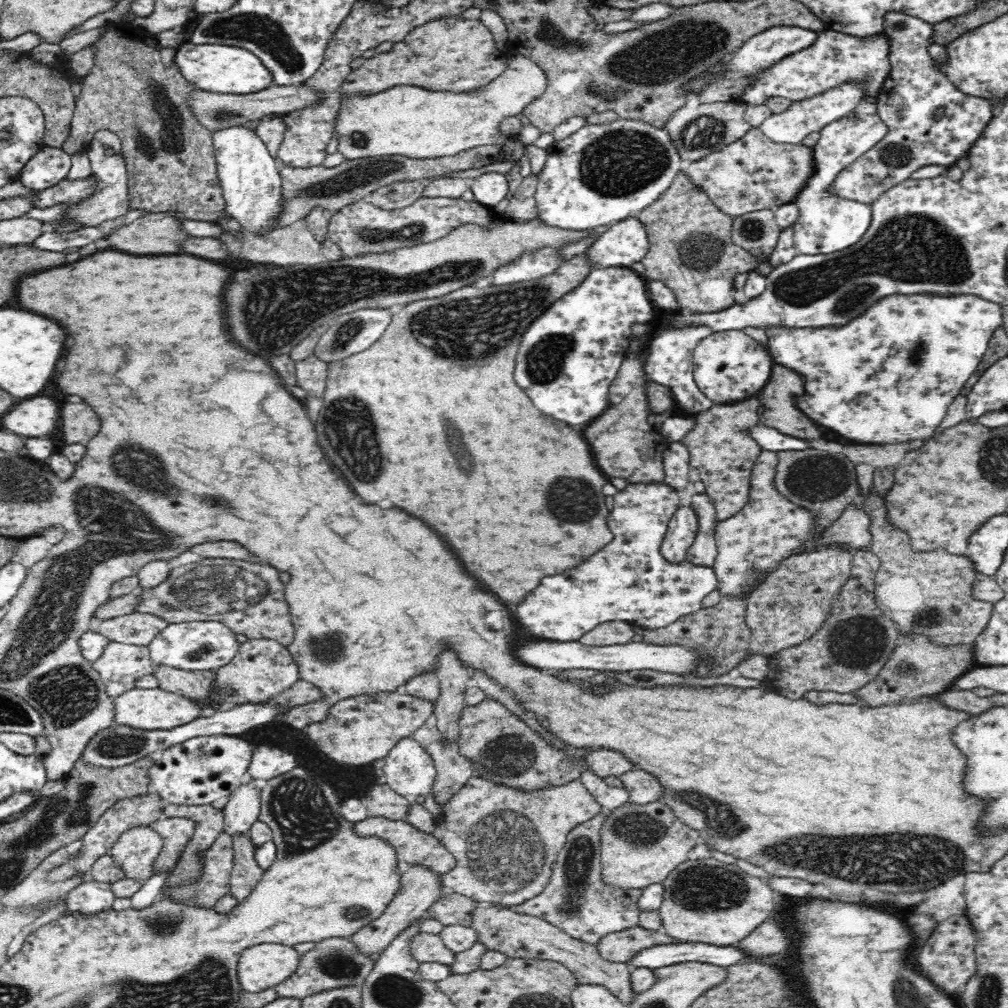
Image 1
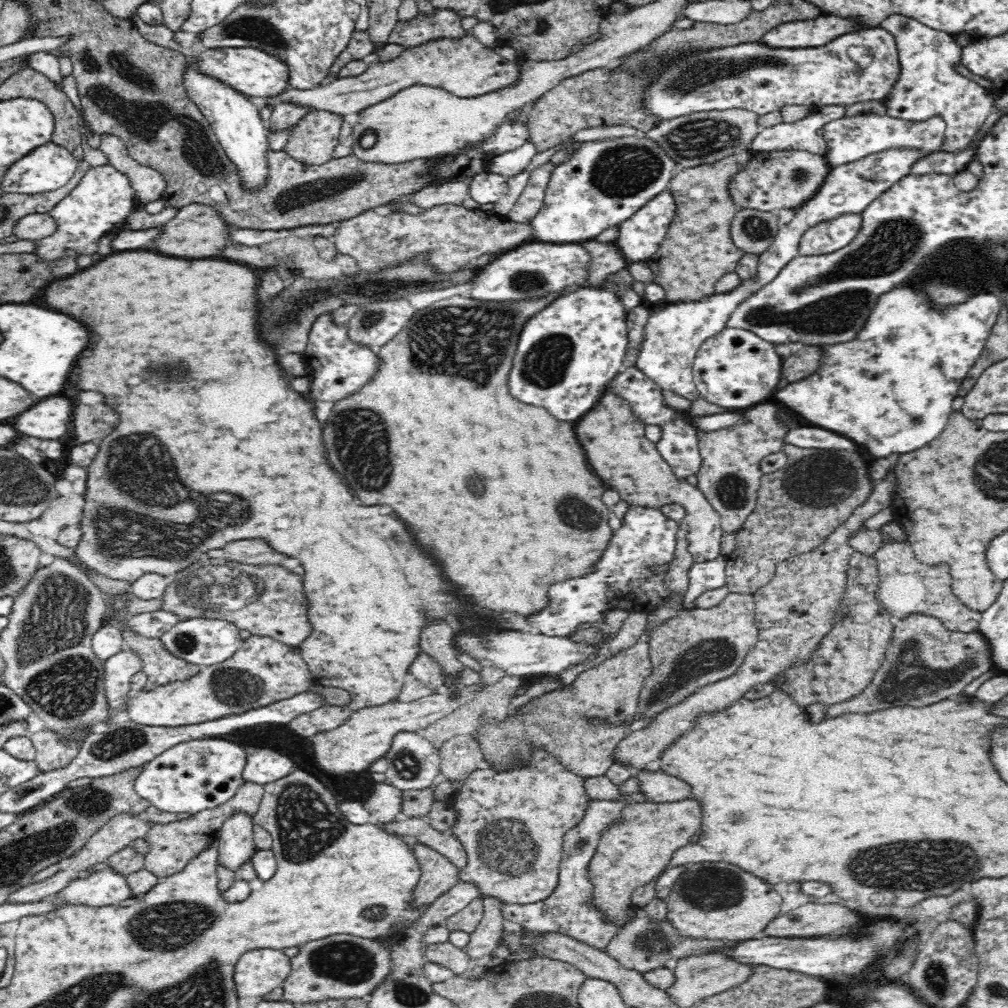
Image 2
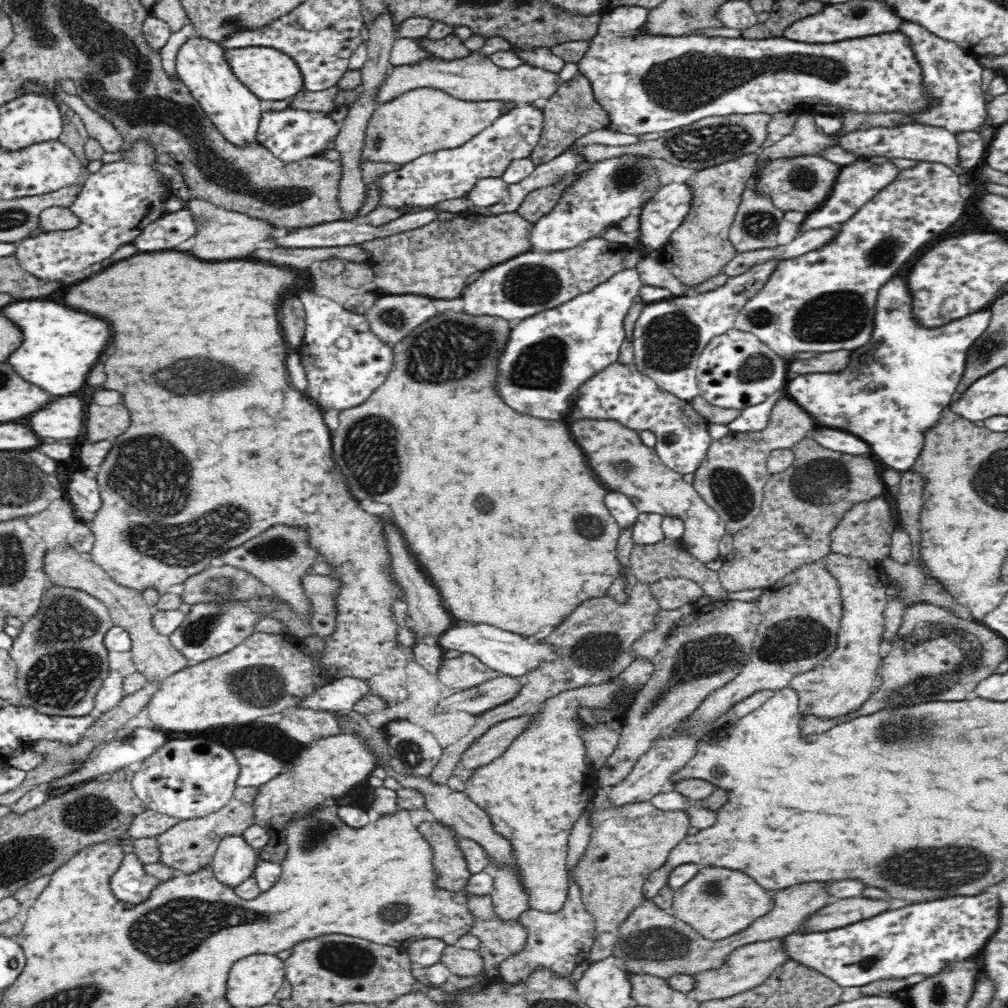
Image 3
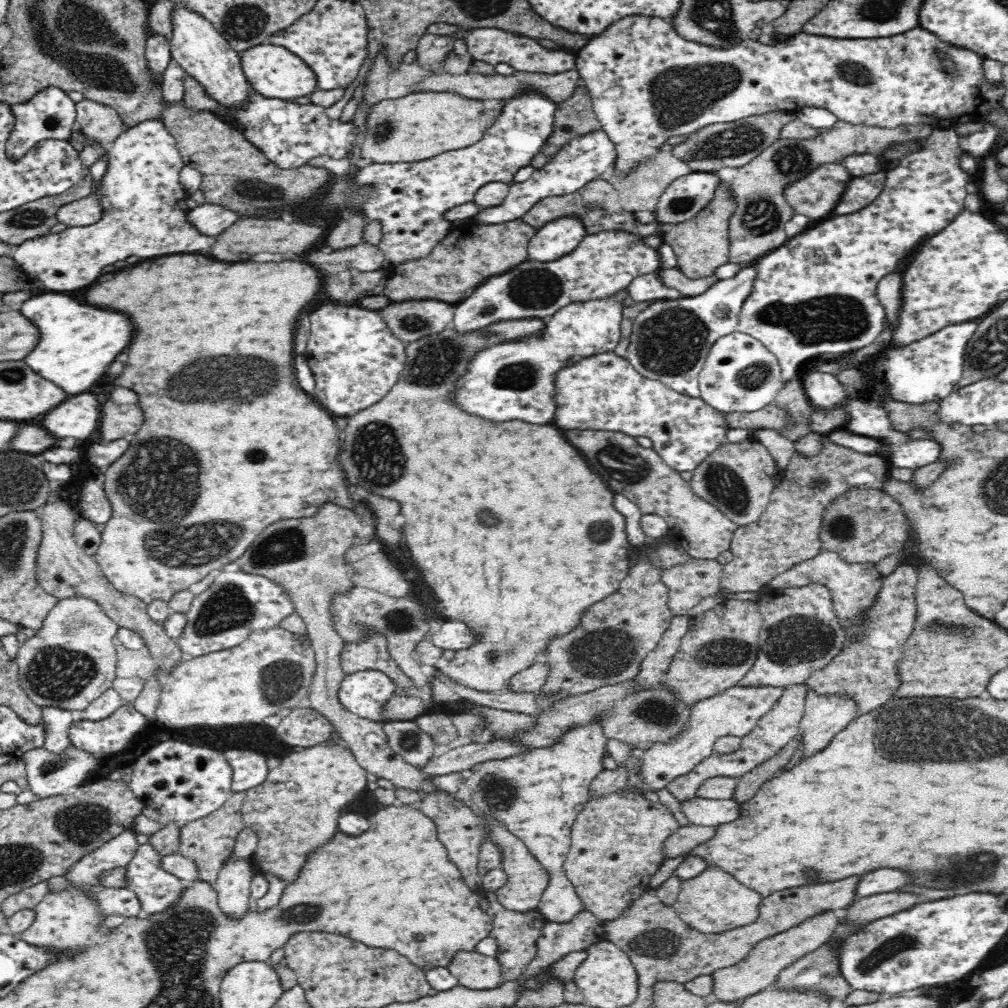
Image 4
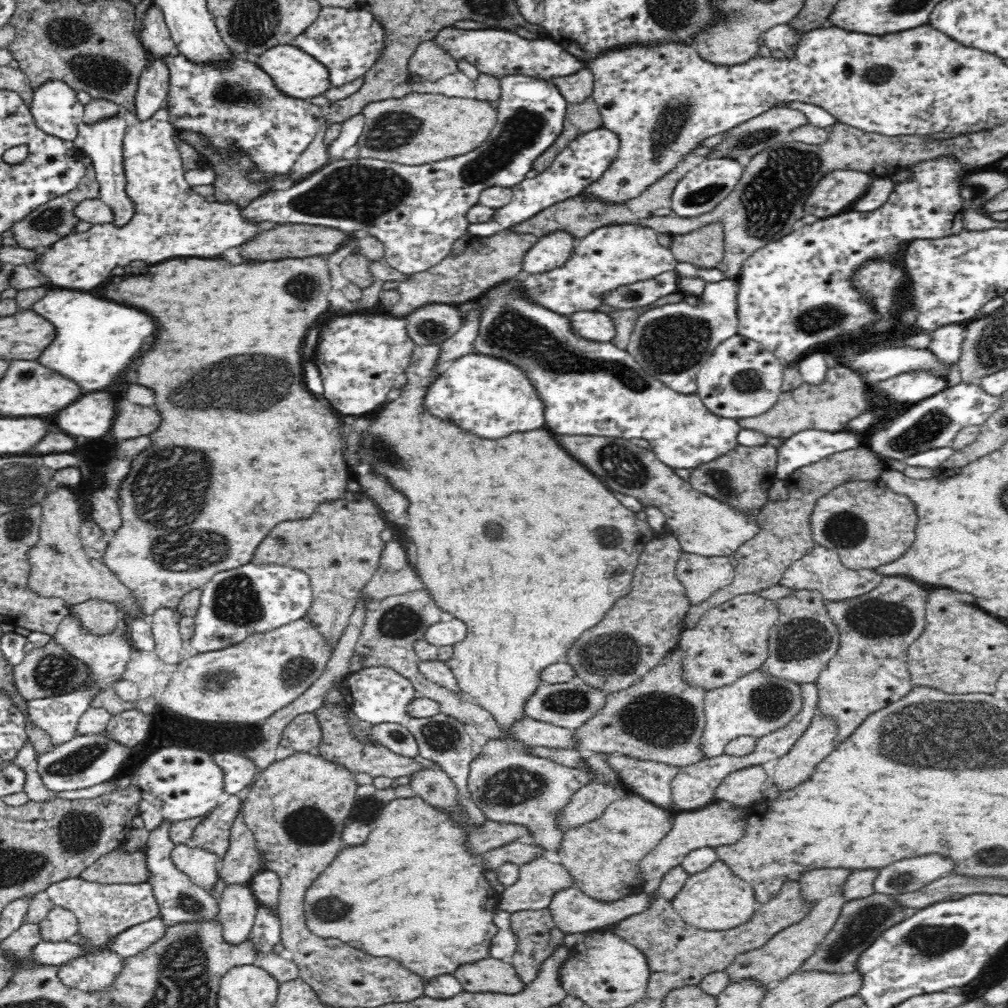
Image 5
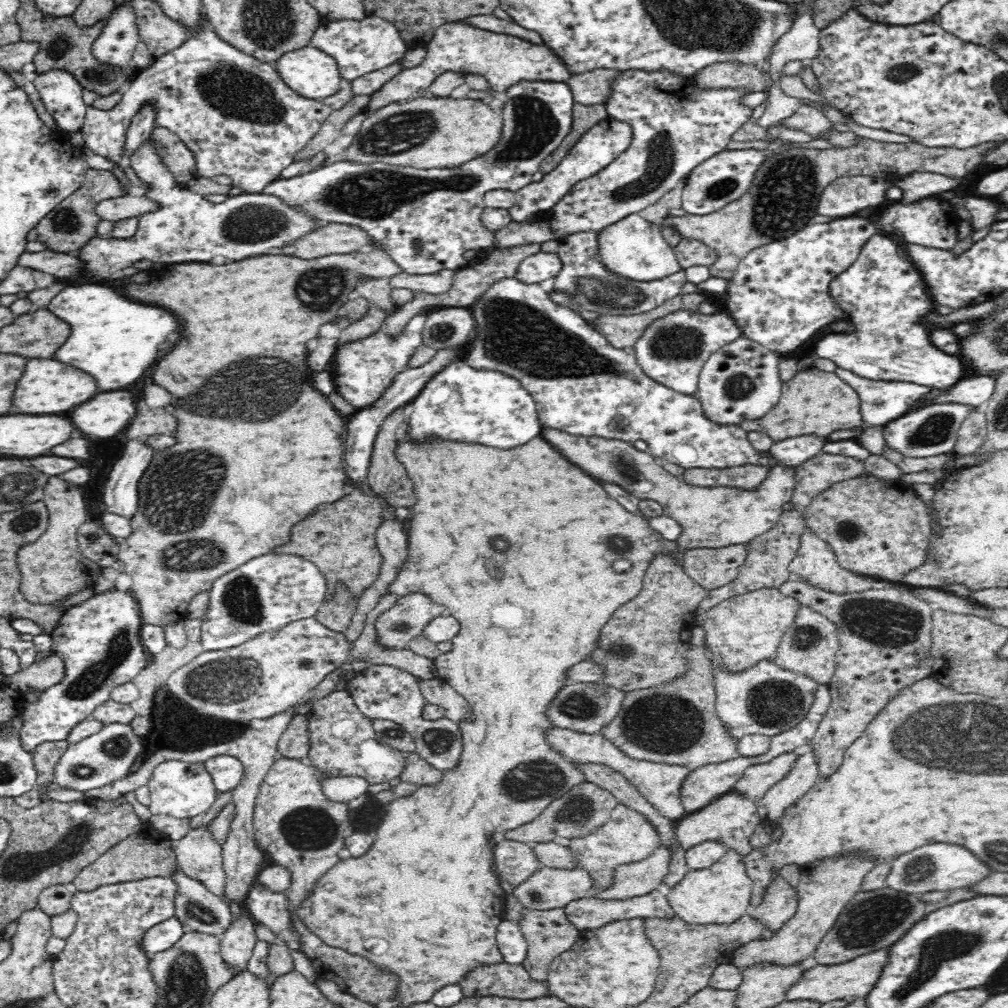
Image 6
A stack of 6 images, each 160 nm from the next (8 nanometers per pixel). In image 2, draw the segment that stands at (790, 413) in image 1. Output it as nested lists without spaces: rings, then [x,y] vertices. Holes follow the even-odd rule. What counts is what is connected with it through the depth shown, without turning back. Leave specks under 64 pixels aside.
[[[799,346],[782,361],[783,382],[794,383],[794,380],[806,379],[806,376],[814,374],[821,365],[822,357],[823,347]]]

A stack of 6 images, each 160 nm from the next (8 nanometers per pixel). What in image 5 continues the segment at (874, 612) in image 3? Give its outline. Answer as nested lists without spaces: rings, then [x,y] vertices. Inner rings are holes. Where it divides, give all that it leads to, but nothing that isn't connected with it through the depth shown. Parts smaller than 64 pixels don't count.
[[[816,543],[800,559],[795,560],[780,577],[779,584],[794,589],[808,589],[820,591],[828,600],[844,600],[874,590],[883,579],[883,575],[870,569],[853,571],[846,568],[840,560],[839,554],[821,544]],[[814,715],[810,728],[786,753],[778,759],[773,776],[777,790],[792,790],[814,774],[816,768],[835,748],[837,727],[832,719]]]

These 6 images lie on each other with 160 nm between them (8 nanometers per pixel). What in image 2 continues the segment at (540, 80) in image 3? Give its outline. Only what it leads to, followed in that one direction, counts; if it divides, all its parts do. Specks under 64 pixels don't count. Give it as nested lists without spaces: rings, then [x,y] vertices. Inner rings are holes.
[[[470,31],[461,39],[440,39],[407,47],[397,59],[378,61],[359,76],[333,78],[306,90],[288,88],[281,95],[268,97],[267,100],[275,105],[278,102],[293,102],[298,106],[314,108],[316,112],[345,115],[359,113],[414,85],[443,88],[457,97],[477,97],[516,84],[520,75],[521,70],[516,63],[506,61],[493,49],[476,41]]]

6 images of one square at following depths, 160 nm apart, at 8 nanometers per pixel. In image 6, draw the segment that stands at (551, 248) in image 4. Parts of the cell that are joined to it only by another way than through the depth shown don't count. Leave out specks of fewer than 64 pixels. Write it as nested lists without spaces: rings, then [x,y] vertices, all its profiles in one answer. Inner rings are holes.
[[[536,254],[526,258],[516,270],[514,277],[524,284],[539,284],[555,277],[562,268],[557,254]]]

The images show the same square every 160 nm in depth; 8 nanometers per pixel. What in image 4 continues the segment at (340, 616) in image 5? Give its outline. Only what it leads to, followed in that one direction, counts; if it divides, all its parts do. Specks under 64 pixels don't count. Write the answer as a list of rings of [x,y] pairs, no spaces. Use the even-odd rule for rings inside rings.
[[[324,504],[322,510],[300,520],[279,520],[269,524],[260,536],[250,545],[246,552],[236,561],[244,572],[258,573],[277,584],[281,584],[306,623],[307,638],[315,652],[316,674],[310,686],[309,698],[311,708],[325,716],[340,733],[346,748],[350,749],[356,762],[366,772],[372,772],[378,778],[390,780],[394,786],[410,790],[419,790],[424,780],[430,782],[430,775],[416,769],[397,754],[388,745],[381,723],[359,717],[340,703],[338,692],[342,680],[346,678],[341,664],[341,652],[345,640],[334,626],[330,607],[336,595],[345,595],[355,587],[355,578],[359,575],[351,562],[345,559],[349,548],[362,541],[377,539],[375,516],[370,508],[370,526],[362,522],[362,514],[356,508]]]

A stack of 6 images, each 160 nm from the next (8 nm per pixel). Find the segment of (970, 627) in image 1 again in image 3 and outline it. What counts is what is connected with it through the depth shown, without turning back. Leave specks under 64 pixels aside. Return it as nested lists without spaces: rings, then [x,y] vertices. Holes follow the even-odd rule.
[[[889,556],[880,563],[883,570],[886,571],[888,583],[896,582],[903,586],[899,597],[906,606],[912,602],[918,602],[918,600],[925,600],[938,606],[951,608],[960,618],[972,617],[968,607],[958,603],[942,584],[928,581],[916,564],[902,565],[902,563],[890,559]]]

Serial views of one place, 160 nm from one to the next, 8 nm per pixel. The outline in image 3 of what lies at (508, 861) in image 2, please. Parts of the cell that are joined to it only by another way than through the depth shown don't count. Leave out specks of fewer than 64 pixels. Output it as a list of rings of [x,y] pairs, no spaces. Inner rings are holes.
[[[637,658],[625,672],[618,677],[598,686],[580,687],[568,690],[548,699],[540,707],[539,714],[533,724],[512,743],[502,756],[475,768],[465,782],[465,793],[479,808],[486,811],[495,830],[505,836],[513,844],[513,853],[517,858],[517,868],[521,872],[521,880],[529,894],[530,909],[545,913],[562,910],[566,904],[569,889],[569,873],[566,859],[570,831],[578,819],[586,811],[589,798],[596,789],[596,769],[587,763],[586,741],[582,739],[582,730],[587,726],[579,716],[579,707],[586,707],[593,713],[598,709],[623,708],[628,710],[636,704],[636,698],[644,690],[648,680],[656,674],[653,660]]]

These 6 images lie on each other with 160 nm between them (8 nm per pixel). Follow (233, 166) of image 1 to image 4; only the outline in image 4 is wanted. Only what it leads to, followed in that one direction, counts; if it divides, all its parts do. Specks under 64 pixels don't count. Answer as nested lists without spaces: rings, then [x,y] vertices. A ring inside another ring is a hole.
[[[183,2],[173,4],[170,10],[170,23],[172,23],[170,48],[173,59],[187,74],[198,80],[205,88],[205,92],[221,106],[240,108],[238,104],[242,104],[248,98],[251,88],[241,65],[240,53],[230,46],[209,20],[186,8]]]

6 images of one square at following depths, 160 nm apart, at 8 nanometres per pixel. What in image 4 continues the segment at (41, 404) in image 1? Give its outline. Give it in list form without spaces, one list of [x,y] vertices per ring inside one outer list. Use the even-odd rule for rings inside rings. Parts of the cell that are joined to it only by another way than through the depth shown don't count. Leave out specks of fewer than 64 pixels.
[[[80,394],[48,412],[42,426],[56,438],[88,438],[100,422],[100,402],[94,394]]]

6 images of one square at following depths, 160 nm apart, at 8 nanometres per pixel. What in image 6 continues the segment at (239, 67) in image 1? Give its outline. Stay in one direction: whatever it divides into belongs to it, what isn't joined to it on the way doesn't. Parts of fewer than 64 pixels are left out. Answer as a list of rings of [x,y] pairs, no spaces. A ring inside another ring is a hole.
[[[311,45],[284,53],[274,65],[282,80],[307,99],[320,101],[336,94],[344,80],[336,59]]]

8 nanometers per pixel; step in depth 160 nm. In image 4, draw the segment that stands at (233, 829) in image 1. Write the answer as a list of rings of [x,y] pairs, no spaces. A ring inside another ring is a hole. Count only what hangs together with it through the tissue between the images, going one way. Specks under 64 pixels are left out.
[[[228,858],[224,861],[213,887],[218,895],[220,911],[228,919],[239,921],[252,909],[251,880],[258,871],[255,864],[246,863],[242,859],[232,861]]]

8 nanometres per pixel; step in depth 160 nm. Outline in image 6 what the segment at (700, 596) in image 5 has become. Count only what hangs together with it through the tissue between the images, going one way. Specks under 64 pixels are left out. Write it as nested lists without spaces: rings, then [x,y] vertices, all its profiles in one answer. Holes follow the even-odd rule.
[[[749,543],[722,548],[692,548],[683,556],[686,574],[706,590],[732,582],[749,553]]]

